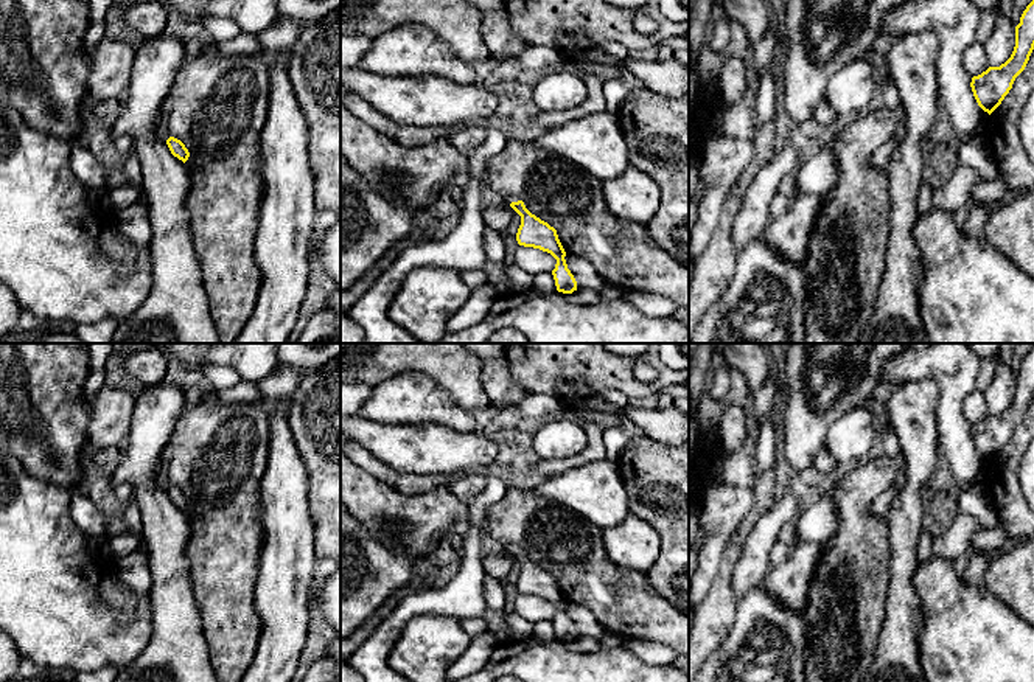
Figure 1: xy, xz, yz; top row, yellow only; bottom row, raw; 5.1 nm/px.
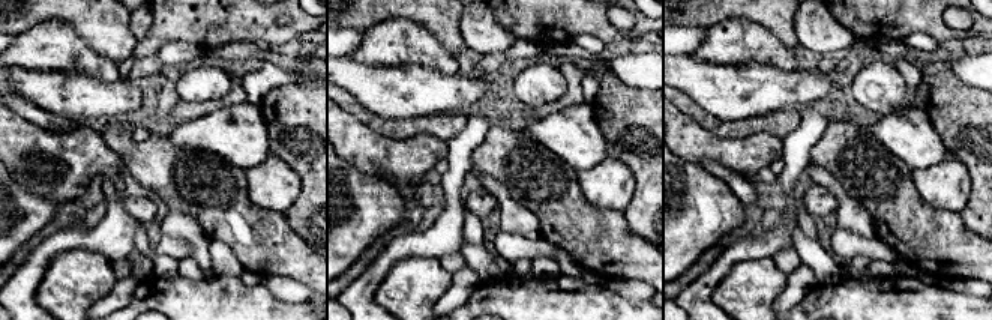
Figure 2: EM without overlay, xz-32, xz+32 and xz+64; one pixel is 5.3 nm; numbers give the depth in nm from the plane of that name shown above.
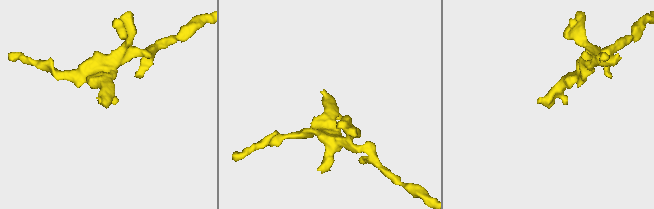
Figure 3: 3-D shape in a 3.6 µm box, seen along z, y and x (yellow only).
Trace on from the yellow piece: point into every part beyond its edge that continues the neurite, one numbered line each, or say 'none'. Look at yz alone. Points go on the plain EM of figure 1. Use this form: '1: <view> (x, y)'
none

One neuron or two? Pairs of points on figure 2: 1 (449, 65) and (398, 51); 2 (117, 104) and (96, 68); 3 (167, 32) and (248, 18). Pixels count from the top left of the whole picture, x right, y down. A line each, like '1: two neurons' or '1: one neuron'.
1: one neuron
2: two neurons
3: one neuron

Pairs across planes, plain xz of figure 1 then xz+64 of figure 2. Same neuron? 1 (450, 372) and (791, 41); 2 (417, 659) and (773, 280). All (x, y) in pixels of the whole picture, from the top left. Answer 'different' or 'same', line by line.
1: same
2: same

